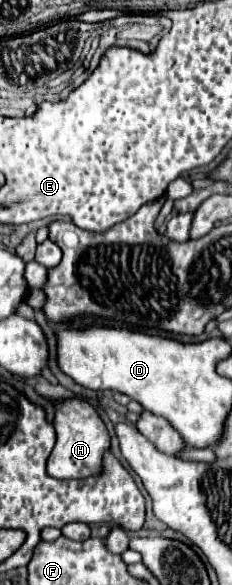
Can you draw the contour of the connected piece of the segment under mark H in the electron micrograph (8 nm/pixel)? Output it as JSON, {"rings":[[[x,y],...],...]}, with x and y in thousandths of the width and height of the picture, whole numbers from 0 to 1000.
{"rings":[[[306,682],[254,689],[228,726],[246,737],[246,757],[203,785],[203,812],[237,819],[358,819],[444,809],[444,778],[478,768],[478,747],[453,723],[375,685]]]}

